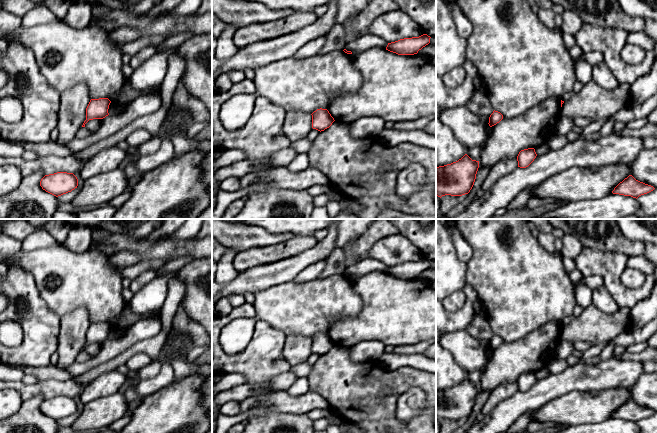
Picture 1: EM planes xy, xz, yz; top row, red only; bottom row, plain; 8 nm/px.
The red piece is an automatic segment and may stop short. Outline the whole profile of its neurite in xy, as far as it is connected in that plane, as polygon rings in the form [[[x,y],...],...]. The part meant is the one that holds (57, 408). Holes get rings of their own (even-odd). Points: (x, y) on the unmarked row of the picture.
[[[57,396],[45,399],[40,405],[40,410],[46,416],[58,421],[77,412],[78,403],[73,397]]]

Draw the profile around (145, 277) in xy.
[[[149,269],[143,273],[141,273],[137,278],[132,280],[129,289],[133,292],[136,293],[138,292],[145,284],[150,282],[156,278],[156,270],[155,269]]]

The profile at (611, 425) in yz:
[[[610,417],[599,423],[567,426],[556,433],[640,433],[636,422]]]

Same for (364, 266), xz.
[[[367,258],[362,259],[354,265],[346,267],[345,273],[351,275],[352,278],[358,278],[364,276],[372,271],[380,271],[386,273],[388,266],[381,261]]]

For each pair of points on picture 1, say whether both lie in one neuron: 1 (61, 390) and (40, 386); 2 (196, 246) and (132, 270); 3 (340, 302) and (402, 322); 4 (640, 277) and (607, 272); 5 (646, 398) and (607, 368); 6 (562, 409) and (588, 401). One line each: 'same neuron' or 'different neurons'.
1: same neuron
2: different neurons
3: different neurons
4: different neurons
5: different neurons
6: same neuron

